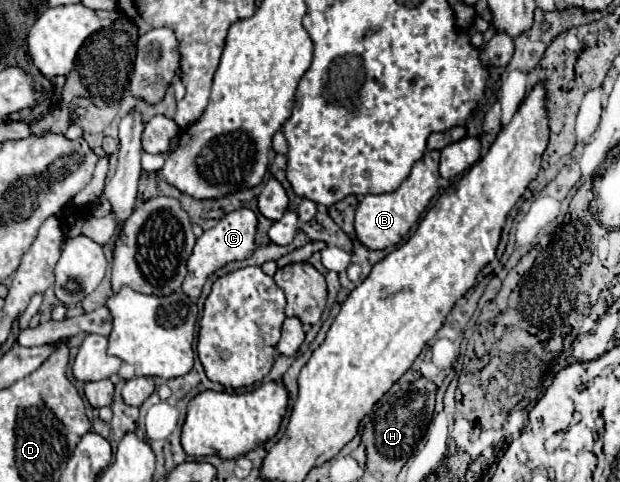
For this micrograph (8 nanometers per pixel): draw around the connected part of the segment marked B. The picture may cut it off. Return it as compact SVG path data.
M439 151L425 153L411 169L411 175L401 183L393 193L383 195L365 195L355 213L355 233L357 239L367 249L385 249L401 241L403 235L409 233L413 223L421 217L421 213L429 207L433 195L437 193L439 179Z

